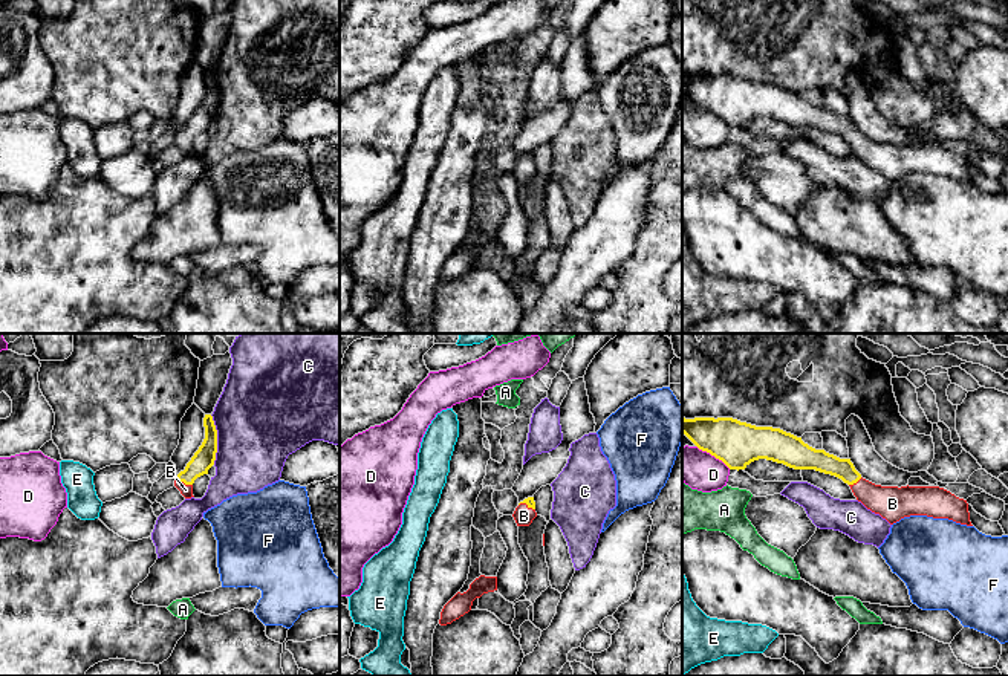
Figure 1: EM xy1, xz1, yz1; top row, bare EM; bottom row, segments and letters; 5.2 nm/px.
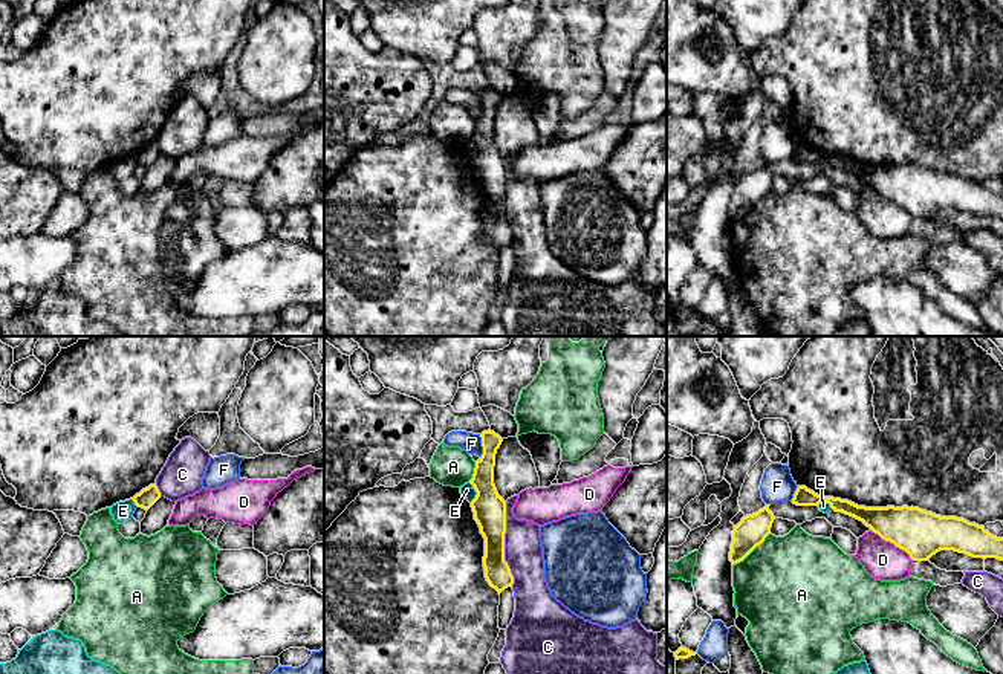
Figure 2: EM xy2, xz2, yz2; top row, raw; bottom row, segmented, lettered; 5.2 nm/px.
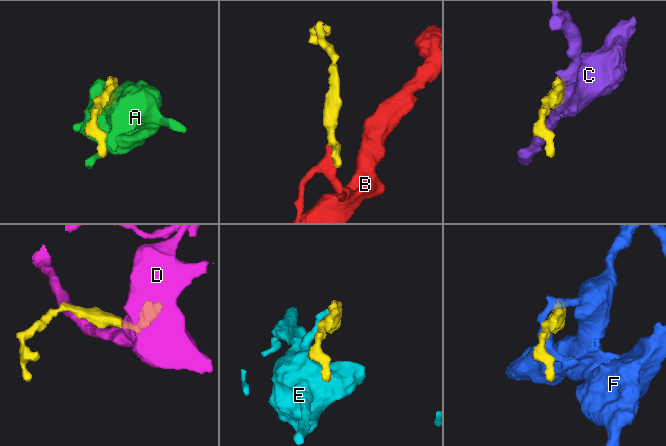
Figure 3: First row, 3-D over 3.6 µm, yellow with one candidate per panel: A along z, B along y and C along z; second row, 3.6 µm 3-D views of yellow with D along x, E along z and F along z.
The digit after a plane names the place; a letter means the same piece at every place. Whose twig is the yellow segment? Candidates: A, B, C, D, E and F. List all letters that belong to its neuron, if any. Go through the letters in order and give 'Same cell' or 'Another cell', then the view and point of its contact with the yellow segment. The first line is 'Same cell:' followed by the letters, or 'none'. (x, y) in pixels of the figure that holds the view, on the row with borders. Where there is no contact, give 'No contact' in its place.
Same cell: B
A: Another cell. Touches yellow at yz2 (751, 550)
B: Same cell. Touches yellow at xy1 (184, 482)
C: Another cell. Touches yellow at xz2 (503, 544)
D: Another cell. Touches yellow at yz2 (893, 543)
E: Another cell. Touches yellow at xz2 (476, 491)
F: Another cell. Touches yellow at xz2 (482, 445)

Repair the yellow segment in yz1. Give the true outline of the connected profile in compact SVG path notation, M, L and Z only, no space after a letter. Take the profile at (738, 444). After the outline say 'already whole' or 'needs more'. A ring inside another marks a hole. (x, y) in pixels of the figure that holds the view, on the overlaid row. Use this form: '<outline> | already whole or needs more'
M682 418L682 433L730 470L745 470L759 459L794 470L815 470L847 483L867 509L890 525L910 515L948 518L973 526L968 503L939 486L881 486L861 477L850 459L815 450L802 437L772 427L756 427L733 418Z | needs more

